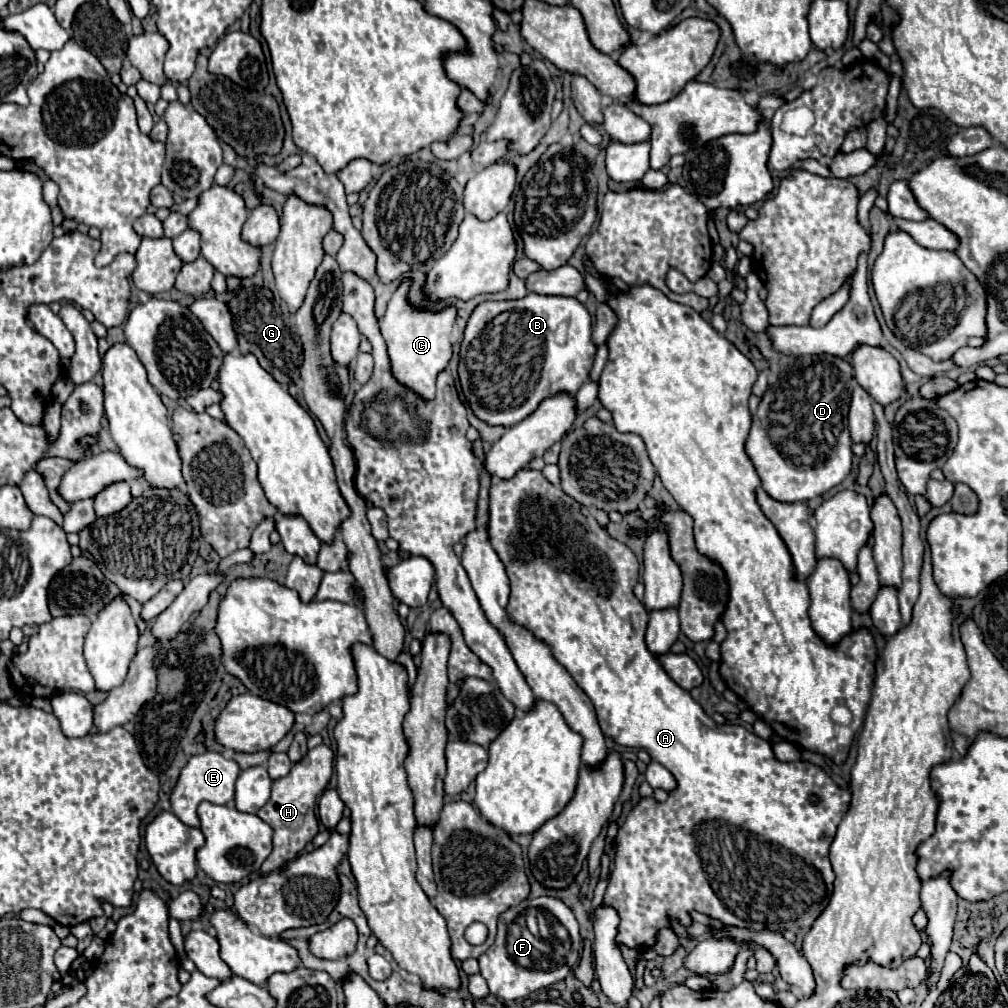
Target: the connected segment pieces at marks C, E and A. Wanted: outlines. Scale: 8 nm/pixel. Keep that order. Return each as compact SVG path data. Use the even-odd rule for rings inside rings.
M403 278L401 286L389 300L385 316L379 320L381 334L389 348L391 372L393 376L417 392L425 400L435 398L435 378L441 370L447 368L451 360L451 326L455 322L455 306L445 306L443 310L425 310L409 302L409 286L411 280Z
M205 752L193 756L185 768L181 770L181 776L171 792L171 808L173 814L187 826L199 826L199 816L197 816L197 806L207 800L213 804L229 804L235 798L235 780L239 776L241 768L235 760L225 758L219 752Z
M527 468L527 470L517 472L515 478L497 480L491 484L487 530L489 530L489 542L491 542L493 550L499 554L499 558L503 560L507 576L511 580L511 598L509 598L509 606L507 606L509 618L513 622L529 628L539 640L543 640L551 648L555 660L571 674L571 678L591 698L603 734L611 736L621 746L645 748L649 752L649 756L655 762L659 762L661 766L665 766L677 780L677 788L669 794L669 798L665 802L657 802L655 798L641 798L639 804L625 818L625 822L621 824L621 828L617 832L617 838L613 840L615 866L611 870L609 888L605 892L603 906L613 906L621 918L619 928L617 928L617 938L615 938L617 944L623 944L623 946L639 950L639 952L647 950L653 946L653 942L657 942L657 930L669 928L671 920L679 920L679 924L683 924L687 928L691 924L691 916L689 916L691 910L705 912L711 918L725 922L727 926L737 926L737 928L747 928L747 930L785 932L791 928L809 928L817 920L817 916L825 910L825 906L829 904L829 898L833 894L835 872L833 872L831 862L829 862L829 840L835 838L835 830L837 830L841 818L845 816L845 812L849 810L851 792L841 790L821 768L817 768L809 762L779 762L779 760L775 760L771 744L767 740L755 736L753 732L745 730L743 726L717 724L715 720L711 720L703 712L703 708L691 698L691 694L687 690L677 686L665 674L665 670L659 664L659 660L655 658L655 654L651 654L645 646L645 628L647 628L649 614L647 614L645 606L633 594L633 586L637 584L637 576L639 576L639 562L637 562L635 554L625 544L613 540L607 534L607 530L603 530L595 522L595 518L591 514L587 514L587 508L581 510L581 504L577 504L573 498L569 498L565 494L559 496L559 492L555 492L555 486L545 476L541 476L539 470ZM813 796L817 796L817 802L811 800Z

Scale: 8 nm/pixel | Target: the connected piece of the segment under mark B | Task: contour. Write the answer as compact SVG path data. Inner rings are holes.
M529 292L519 300L479 304L467 322L459 354L459 380L473 412L487 424L513 426L527 418L545 398L563 390L575 394L593 368L595 344L591 340L591 330L593 322L587 308L573 296L545 296Z

